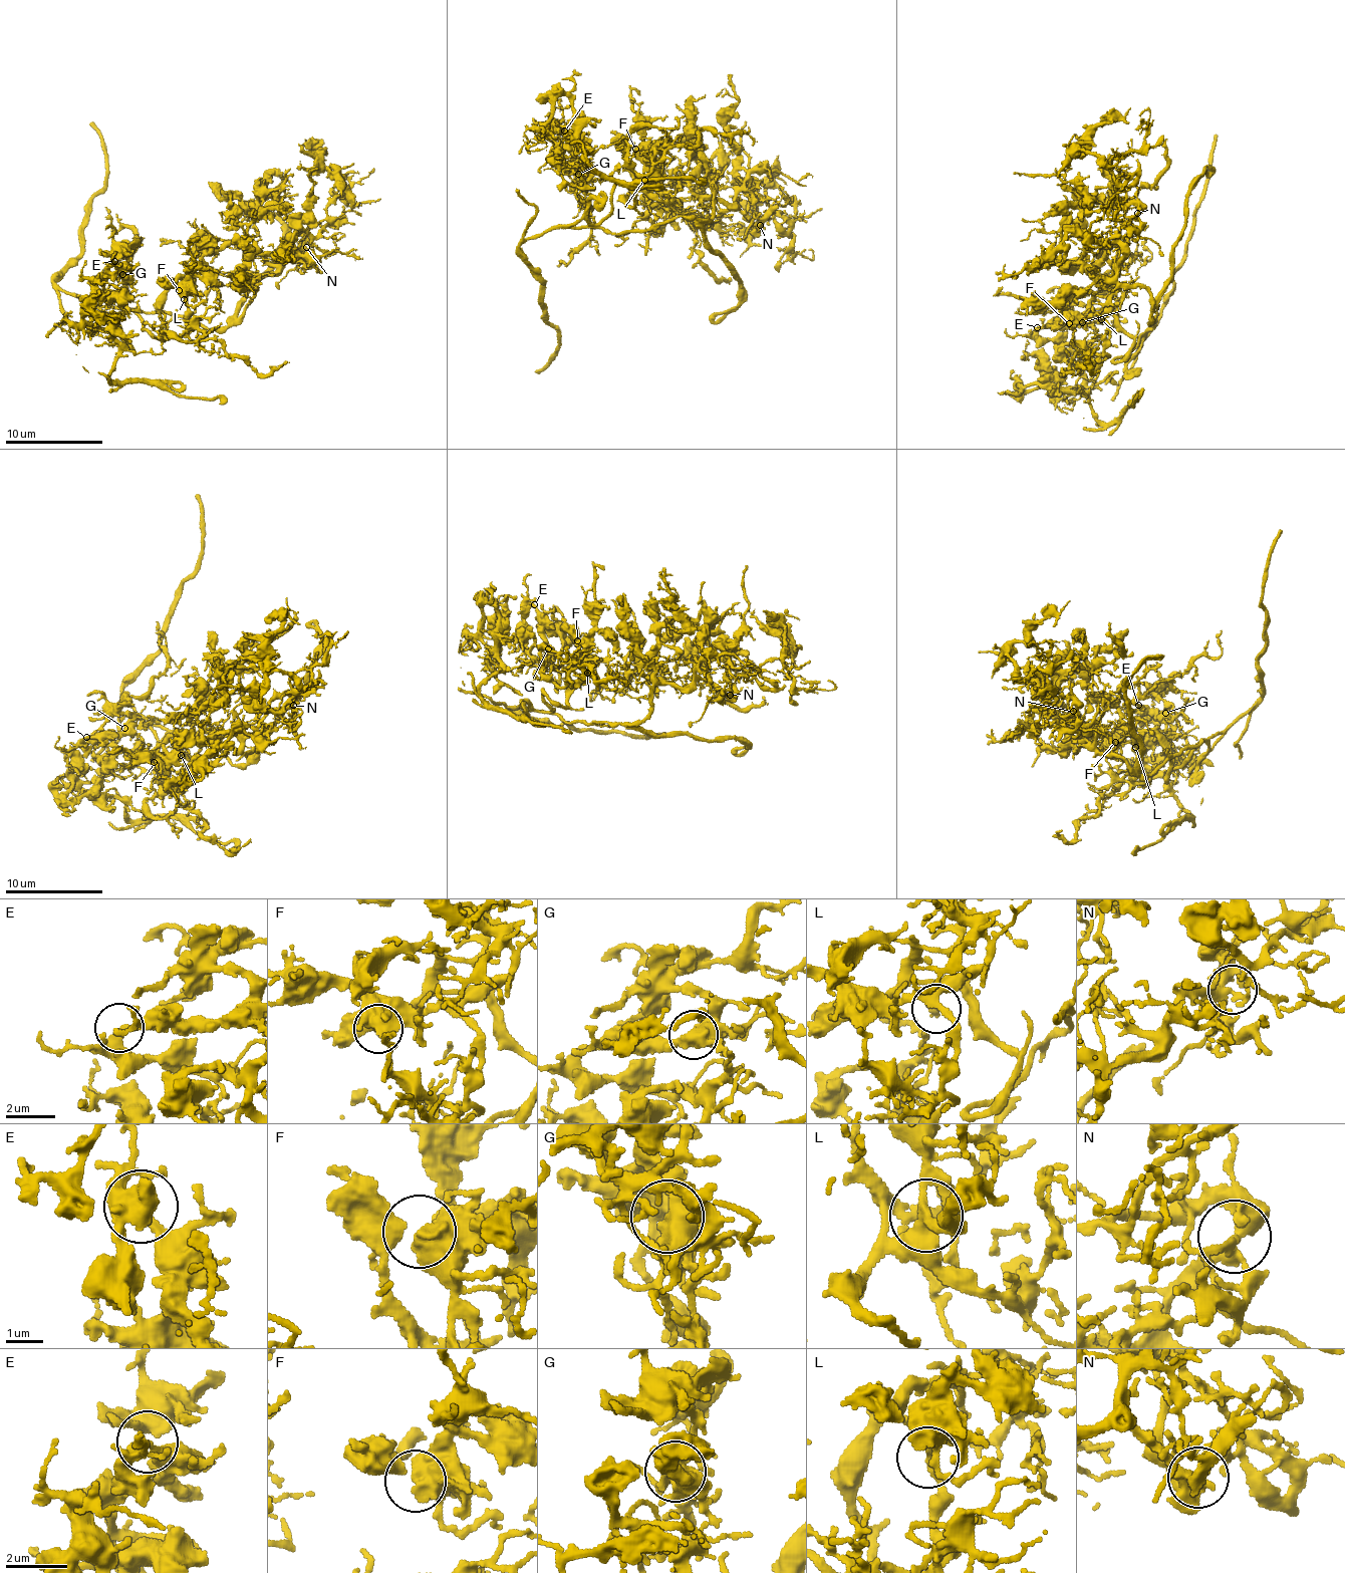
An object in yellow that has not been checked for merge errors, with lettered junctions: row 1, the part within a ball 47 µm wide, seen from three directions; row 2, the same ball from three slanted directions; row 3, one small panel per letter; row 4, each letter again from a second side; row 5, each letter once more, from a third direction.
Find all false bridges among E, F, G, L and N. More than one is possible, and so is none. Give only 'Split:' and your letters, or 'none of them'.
Split: none of them

